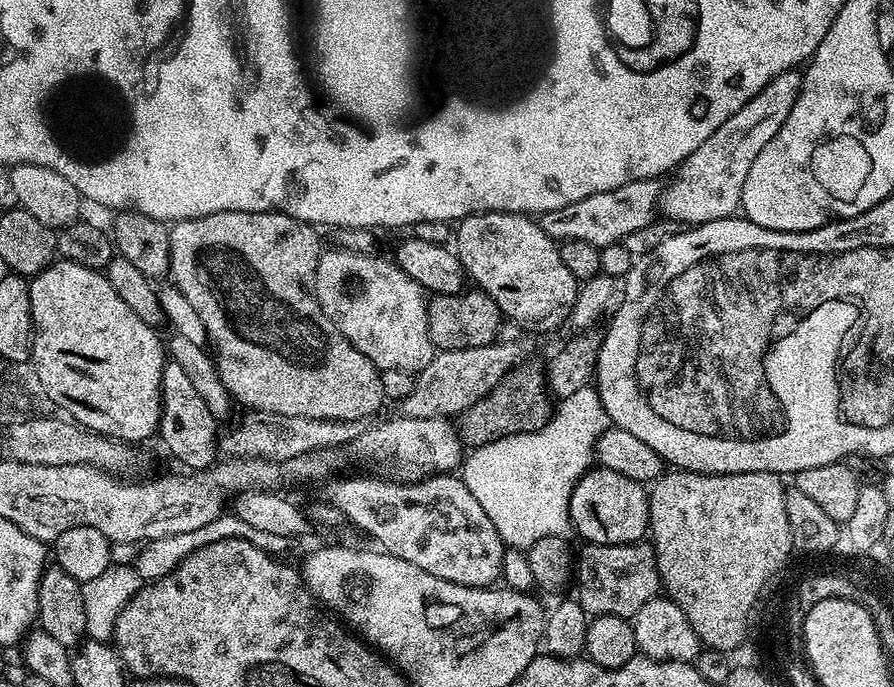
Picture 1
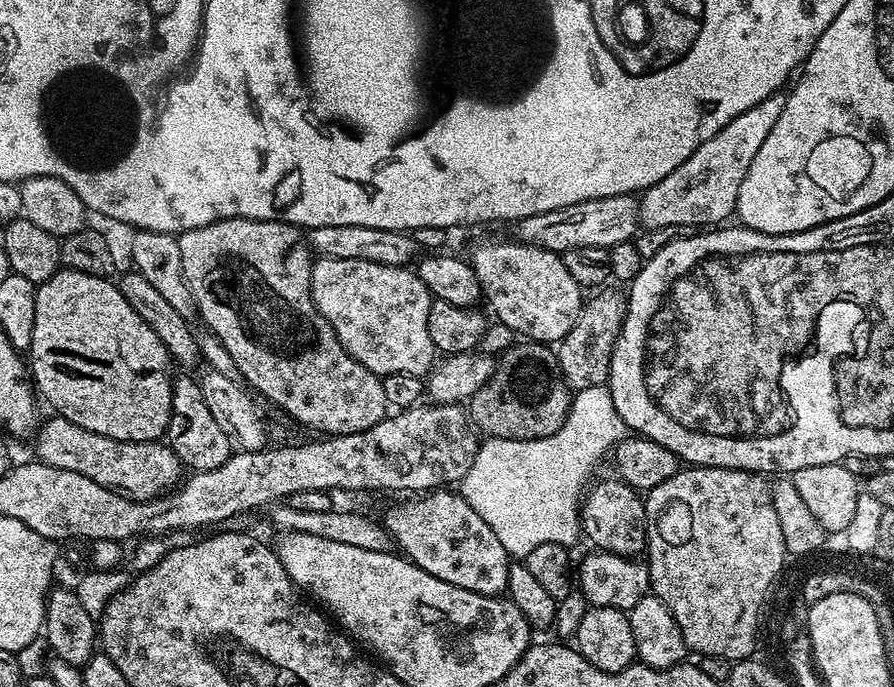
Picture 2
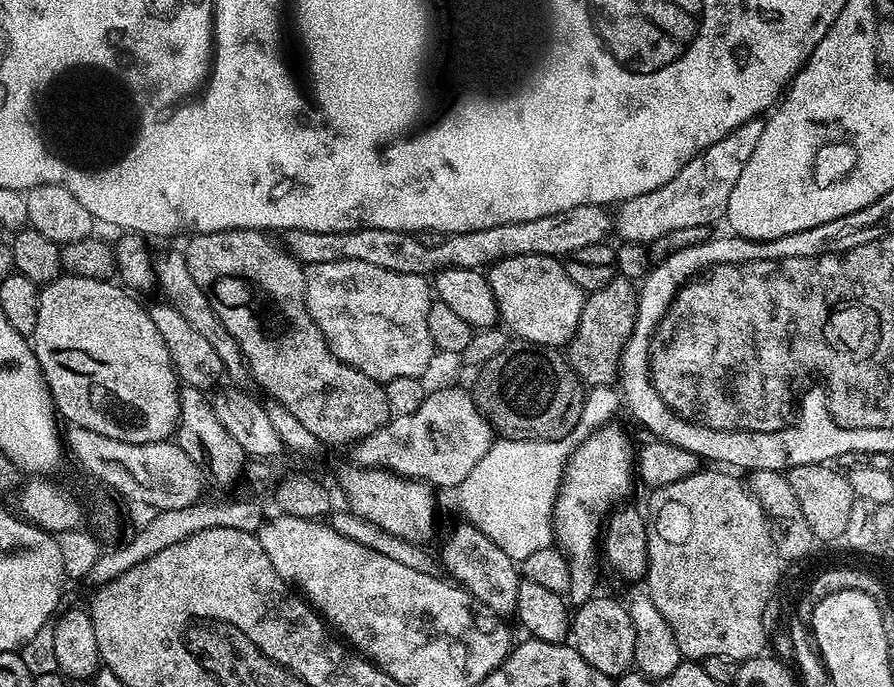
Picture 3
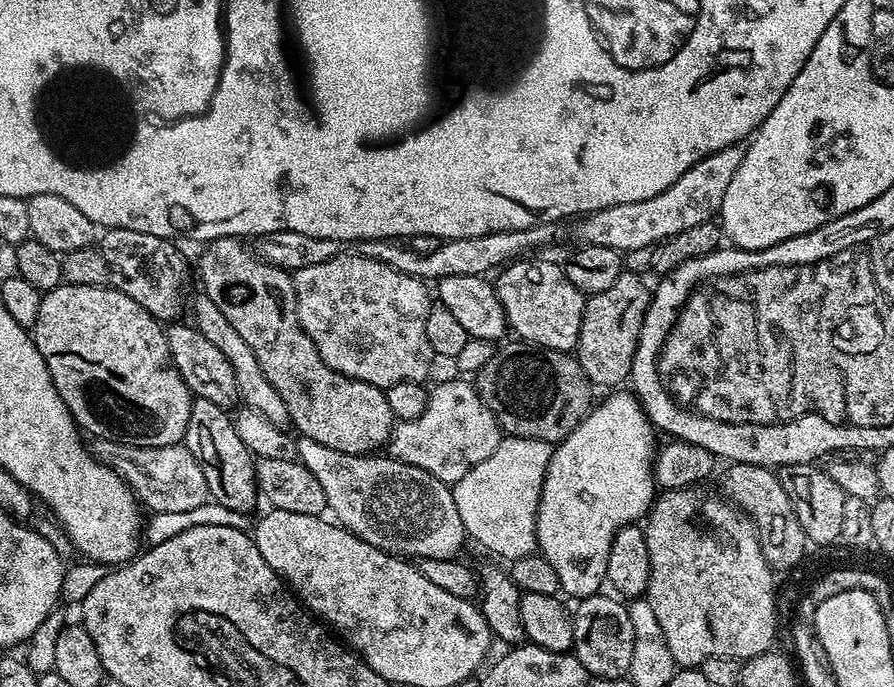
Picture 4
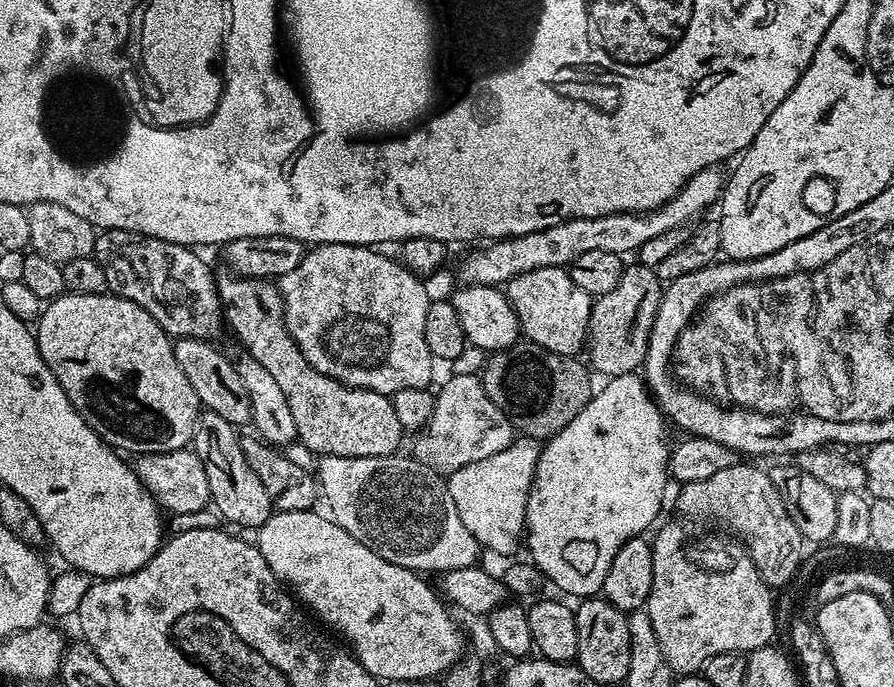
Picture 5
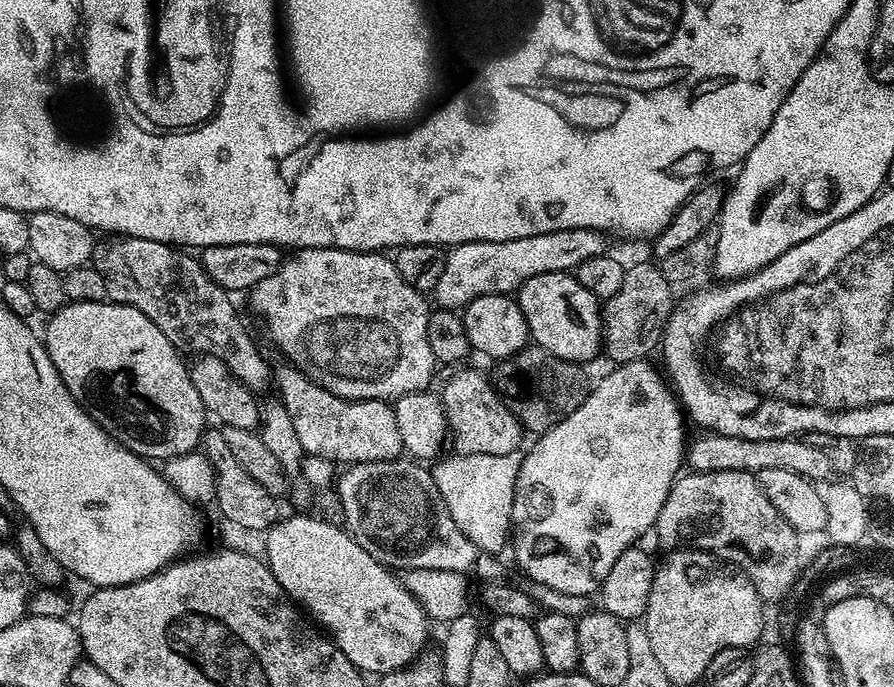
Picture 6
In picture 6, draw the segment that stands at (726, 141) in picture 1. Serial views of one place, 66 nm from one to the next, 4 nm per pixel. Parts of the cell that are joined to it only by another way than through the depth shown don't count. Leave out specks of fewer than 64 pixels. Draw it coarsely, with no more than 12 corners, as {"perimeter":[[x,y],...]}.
{"perimeter":[[589,228],[447,253],[436,304],[463,310],[605,255]]}

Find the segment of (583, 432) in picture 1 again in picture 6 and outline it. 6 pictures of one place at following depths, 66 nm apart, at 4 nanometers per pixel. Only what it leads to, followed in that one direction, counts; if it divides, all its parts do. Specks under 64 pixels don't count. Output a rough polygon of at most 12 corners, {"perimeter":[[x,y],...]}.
{"perimeter":[[452,454],[431,469],[481,553],[509,543],[521,459]]}

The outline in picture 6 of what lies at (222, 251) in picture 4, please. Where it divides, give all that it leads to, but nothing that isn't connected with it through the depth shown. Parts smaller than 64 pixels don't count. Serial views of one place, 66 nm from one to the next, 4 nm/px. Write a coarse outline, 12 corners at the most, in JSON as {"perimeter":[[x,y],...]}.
{"perimeter":[[296,368],[278,399],[305,454],[401,459],[391,403],[347,400]]}

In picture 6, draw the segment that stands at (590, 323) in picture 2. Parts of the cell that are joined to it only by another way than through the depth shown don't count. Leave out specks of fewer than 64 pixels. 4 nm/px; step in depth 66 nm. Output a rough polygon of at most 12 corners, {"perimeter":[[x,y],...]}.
{"perimeter":[[650,262],[630,264],[603,303],[602,350],[647,359],[675,308]]}

